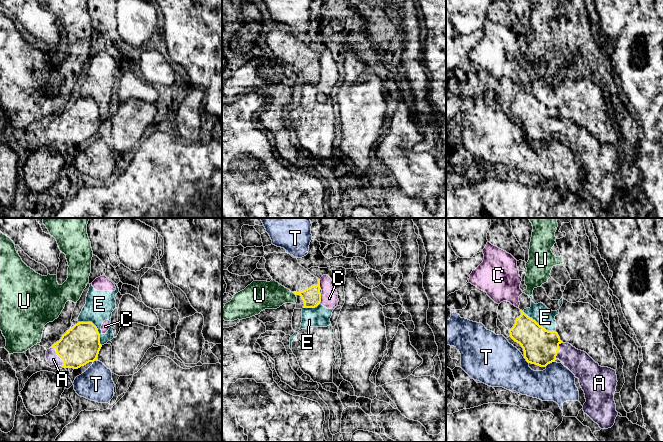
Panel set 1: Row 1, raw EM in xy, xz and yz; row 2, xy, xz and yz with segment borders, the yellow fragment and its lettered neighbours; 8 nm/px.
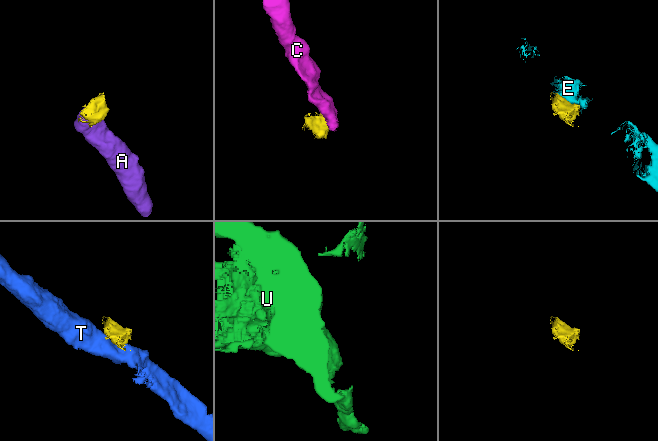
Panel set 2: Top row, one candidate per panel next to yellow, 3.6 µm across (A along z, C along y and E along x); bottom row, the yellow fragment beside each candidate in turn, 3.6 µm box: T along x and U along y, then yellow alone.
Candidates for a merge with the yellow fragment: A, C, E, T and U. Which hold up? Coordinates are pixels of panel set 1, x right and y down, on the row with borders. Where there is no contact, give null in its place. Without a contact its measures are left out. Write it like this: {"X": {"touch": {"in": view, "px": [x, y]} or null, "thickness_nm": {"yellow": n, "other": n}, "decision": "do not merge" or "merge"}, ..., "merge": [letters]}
{"A": {"touch": {"in": "xy", "px": [57, 354]}, "thickness_nm": {"yellow": 300, "other": 100}, "decision": "merge"}, "C": {"touch": {"in": "xz", "px": [319, 284]}, "thickness_nm": {"yellow": 150, "other": 140}, "decision": "do not merge"}, "E": {"touch": {"in": "xy", "px": [96, 327]}, "thickness_nm": {"yellow": 300, "other": 220}, "decision": "do not merge"}, "T": {"touch": {"in": "yz", "px": [549, 363]}, "thickness_nm": {"yellow": 280, "other": 300}, "decision": "do not merge"}, "U": {"touch": {"in": "xz", "px": [294, 293]}, "thickness_nm": {"yellow": 150, "other": 220}, "decision": "do not merge"}, "merge": ["A"]}

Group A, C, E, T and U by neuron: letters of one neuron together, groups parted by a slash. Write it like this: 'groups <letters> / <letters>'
groups A / C E / T / U

